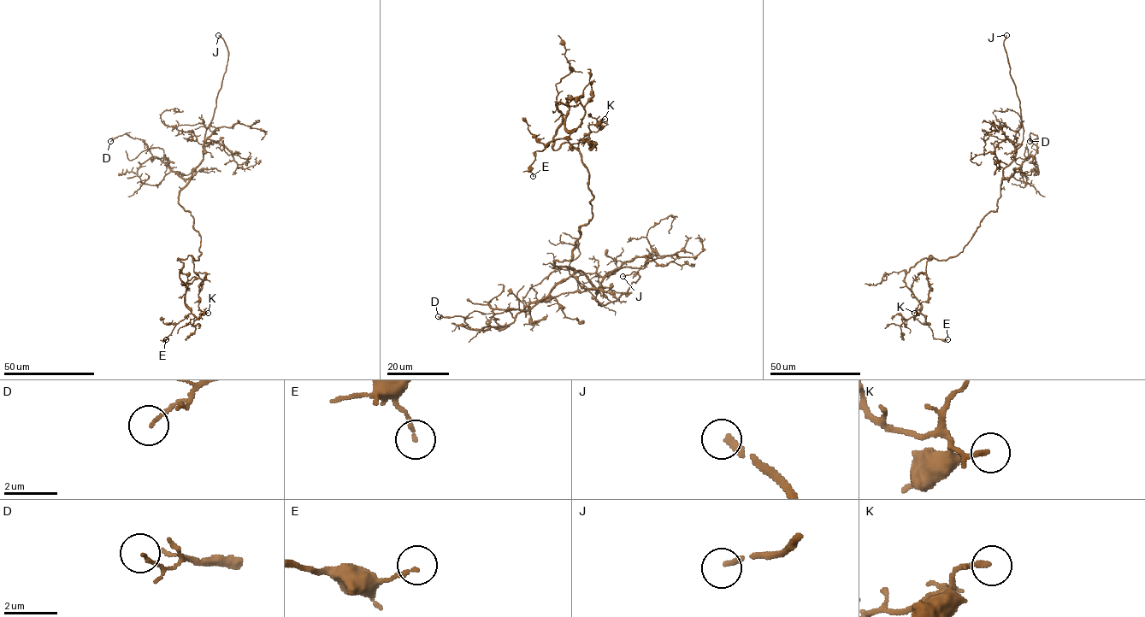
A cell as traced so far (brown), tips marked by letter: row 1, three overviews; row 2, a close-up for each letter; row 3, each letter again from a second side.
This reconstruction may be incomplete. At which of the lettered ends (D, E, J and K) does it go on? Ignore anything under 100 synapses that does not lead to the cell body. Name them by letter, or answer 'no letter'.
J

